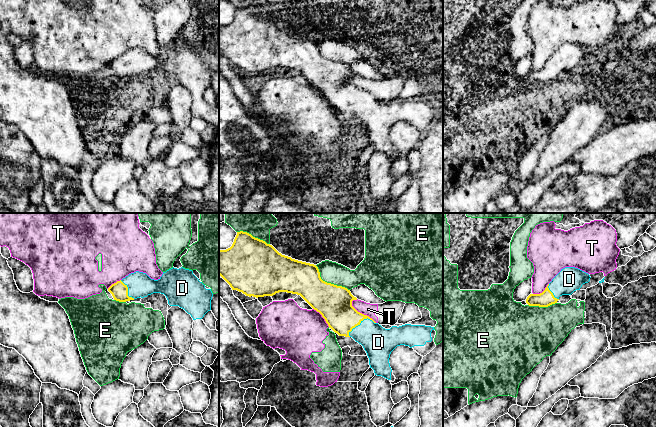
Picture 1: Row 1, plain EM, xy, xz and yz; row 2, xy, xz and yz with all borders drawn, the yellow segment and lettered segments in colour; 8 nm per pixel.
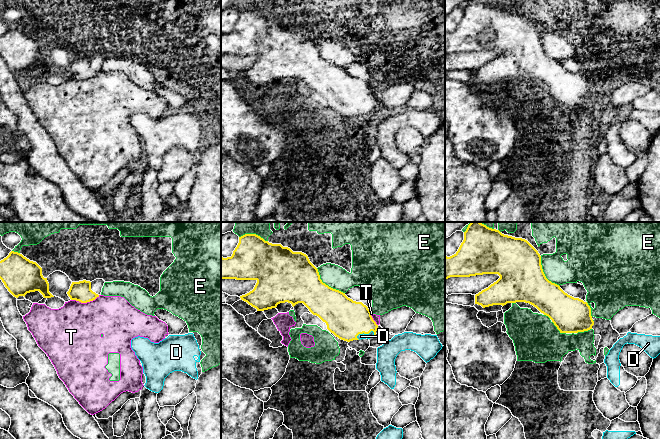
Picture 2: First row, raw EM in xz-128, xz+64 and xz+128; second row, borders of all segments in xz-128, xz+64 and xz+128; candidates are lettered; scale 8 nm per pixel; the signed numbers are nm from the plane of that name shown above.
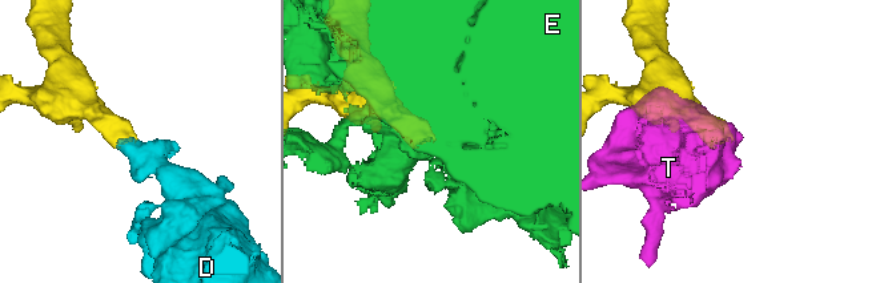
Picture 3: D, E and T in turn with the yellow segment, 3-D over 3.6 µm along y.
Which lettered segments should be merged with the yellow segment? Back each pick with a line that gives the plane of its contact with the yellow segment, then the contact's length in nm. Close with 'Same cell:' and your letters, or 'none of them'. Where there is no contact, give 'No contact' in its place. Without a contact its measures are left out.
D: Touches yellow in xz. Shared border 240 nm
Same cell: D

